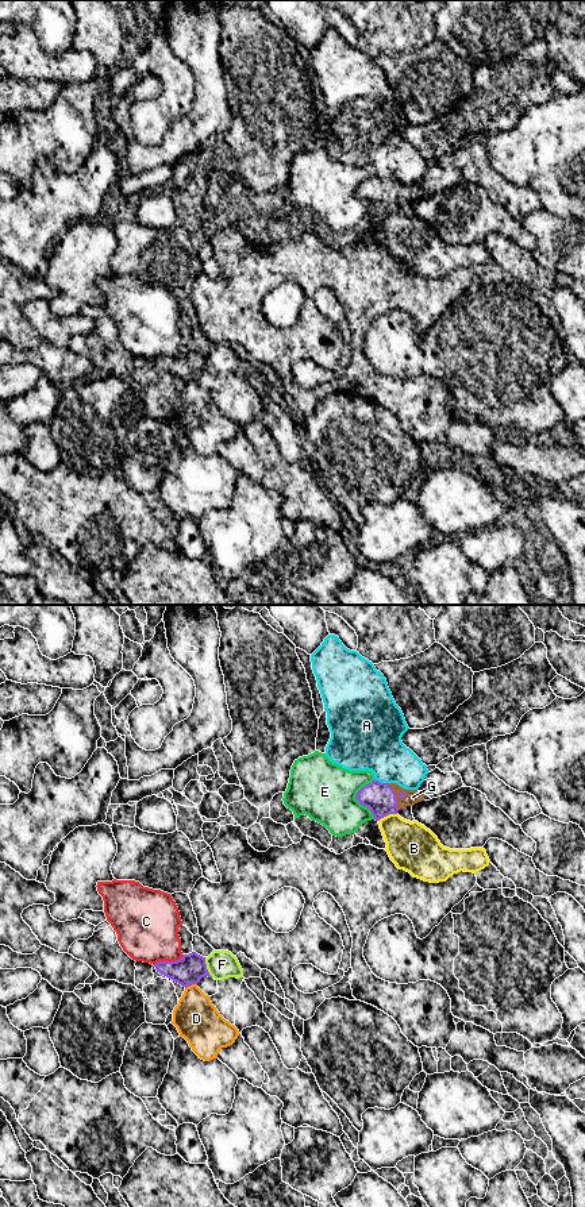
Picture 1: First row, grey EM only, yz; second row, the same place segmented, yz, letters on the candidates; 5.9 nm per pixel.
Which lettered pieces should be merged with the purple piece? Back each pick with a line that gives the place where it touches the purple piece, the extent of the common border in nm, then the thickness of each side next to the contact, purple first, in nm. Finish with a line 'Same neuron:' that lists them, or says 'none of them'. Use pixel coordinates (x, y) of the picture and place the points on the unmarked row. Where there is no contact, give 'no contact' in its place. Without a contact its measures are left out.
G: contact yz (395, 192); length 180 nm; calibres 180 and 90 nm
Same neuron: G

